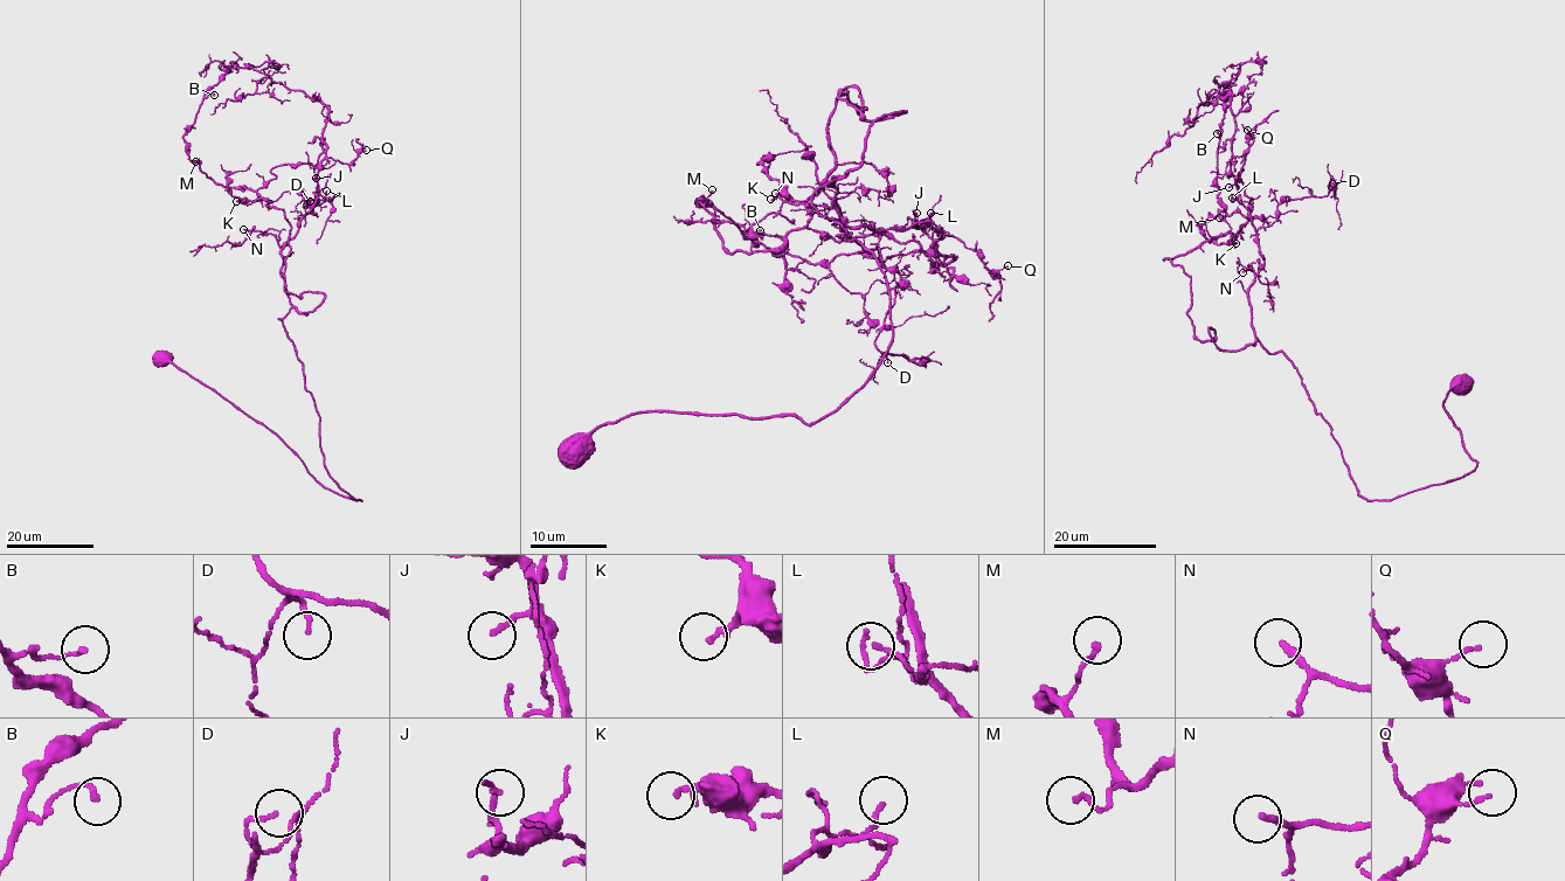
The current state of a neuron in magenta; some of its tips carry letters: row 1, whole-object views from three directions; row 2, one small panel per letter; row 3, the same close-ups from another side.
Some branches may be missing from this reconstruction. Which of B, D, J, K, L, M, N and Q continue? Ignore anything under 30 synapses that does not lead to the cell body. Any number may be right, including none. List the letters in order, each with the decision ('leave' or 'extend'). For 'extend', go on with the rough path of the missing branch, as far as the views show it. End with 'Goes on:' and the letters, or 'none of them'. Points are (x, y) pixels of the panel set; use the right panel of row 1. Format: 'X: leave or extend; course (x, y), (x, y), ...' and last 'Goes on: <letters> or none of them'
B: leave
D: leave
J: leave
K: leave
L: leave
M: leave
N: extend; course (1243, 272), (1233, 275), (1210, 258), (1154, 192), (1143, 213), (1151, 220)
Q: leave
Goes on: N

